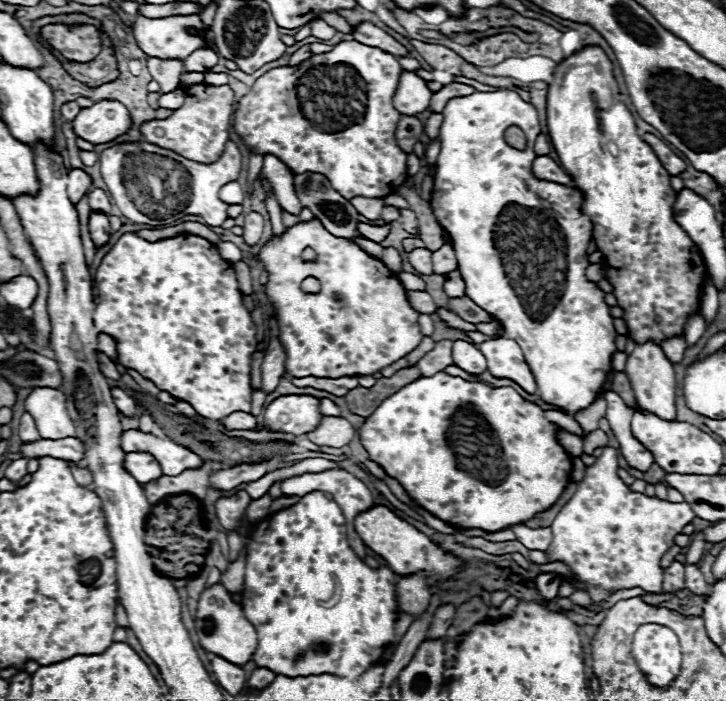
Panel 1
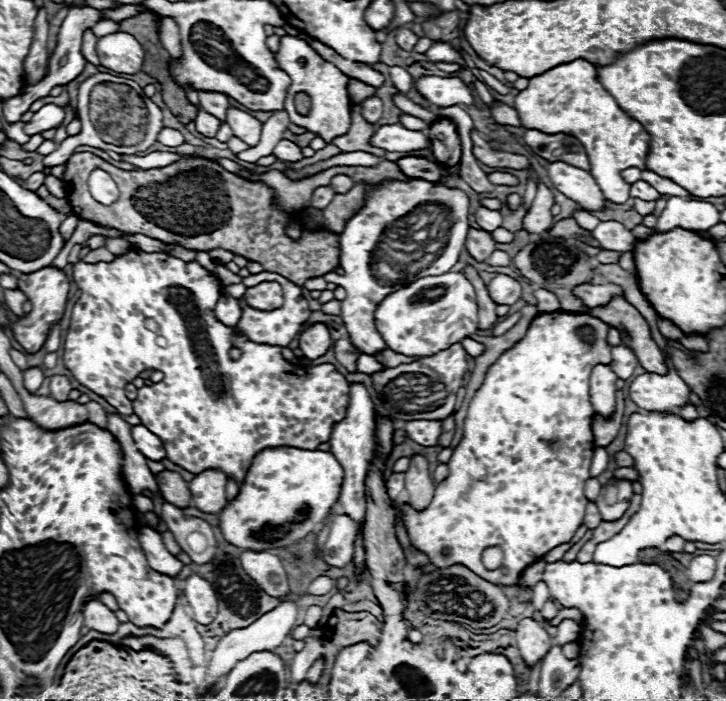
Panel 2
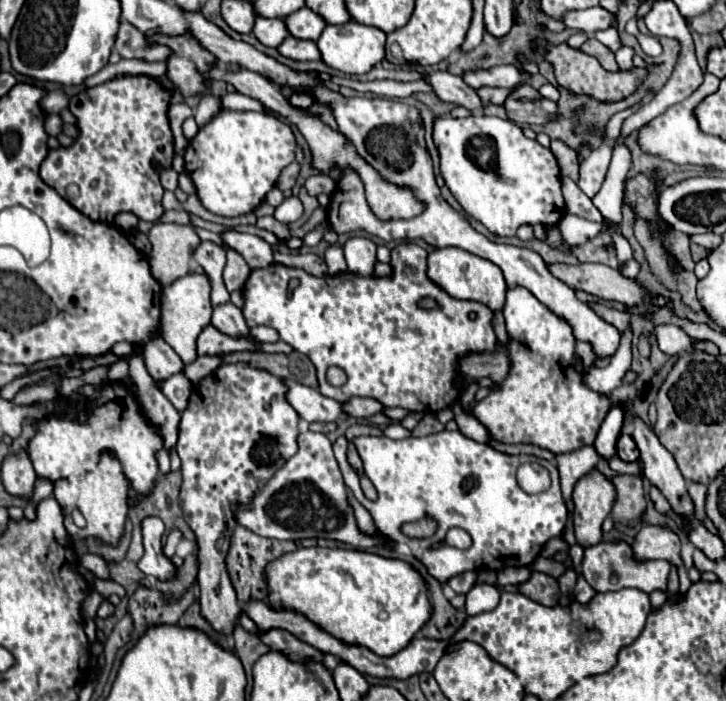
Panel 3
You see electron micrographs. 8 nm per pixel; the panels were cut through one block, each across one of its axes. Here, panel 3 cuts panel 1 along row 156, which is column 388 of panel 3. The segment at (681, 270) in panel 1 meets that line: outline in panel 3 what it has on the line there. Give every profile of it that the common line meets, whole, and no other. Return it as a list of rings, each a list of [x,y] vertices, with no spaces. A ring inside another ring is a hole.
[[[300,548],[290,554],[282,554],[266,566],[266,586],[270,586],[270,594],[266,602],[274,610],[294,610],[304,614],[318,628],[326,630],[334,638],[354,644],[366,646],[378,656],[394,656],[400,652],[414,634],[430,620],[430,600],[428,586],[422,582],[420,574],[406,562],[394,558],[382,558],[376,554],[360,552],[360,550],[344,550],[344,548]]]

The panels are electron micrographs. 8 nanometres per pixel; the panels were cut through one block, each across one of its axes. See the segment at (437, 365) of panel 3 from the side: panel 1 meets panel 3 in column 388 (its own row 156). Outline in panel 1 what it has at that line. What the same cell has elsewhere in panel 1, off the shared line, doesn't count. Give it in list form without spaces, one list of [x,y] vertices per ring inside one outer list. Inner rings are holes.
[[[344,40],[334,50],[314,54],[298,66],[280,66],[262,74],[250,92],[238,100],[234,112],[234,130],[244,146],[256,154],[274,154],[282,158],[294,174],[318,172],[324,174],[334,190],[346,200],[354,196],[384,198],[394,194],[406,182],[406,152],[396,144],[396,124],[400,112],[392,106],[392,96],[398,86],[402,66],[396,56],[360,44],[358,40]]]

